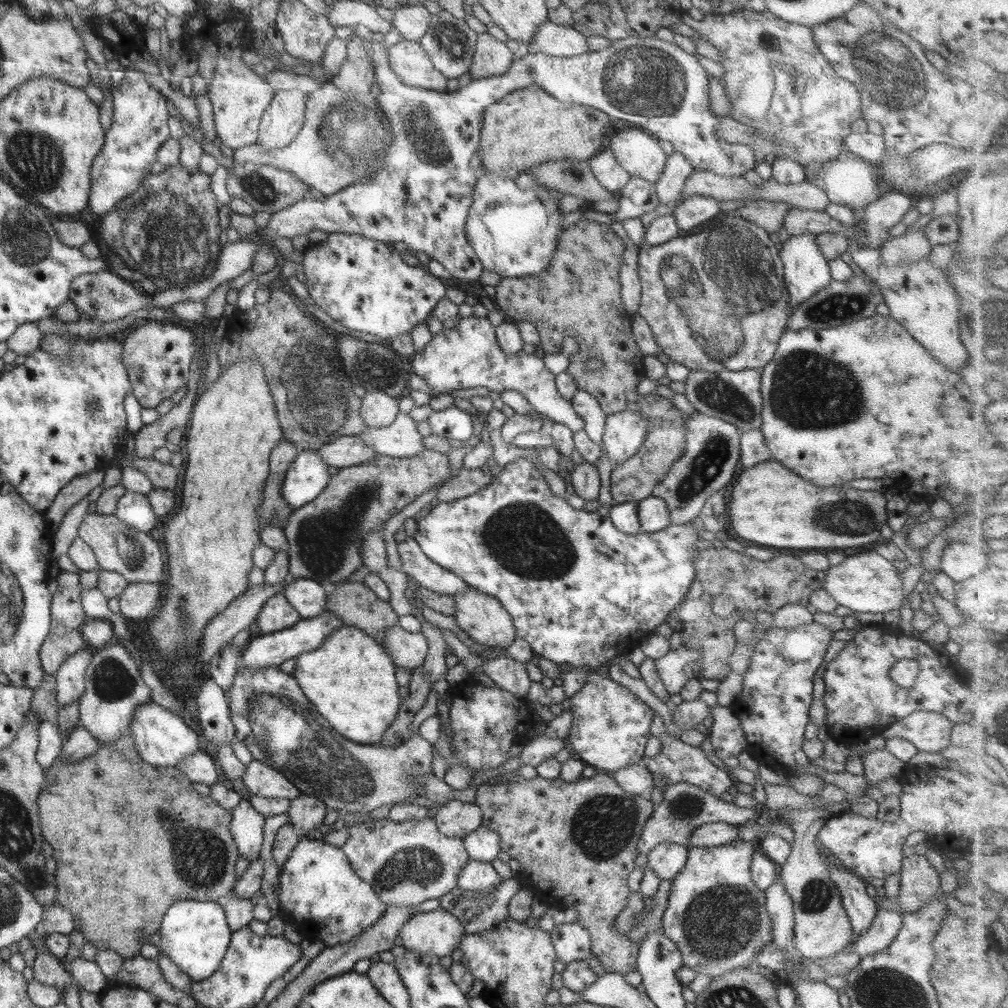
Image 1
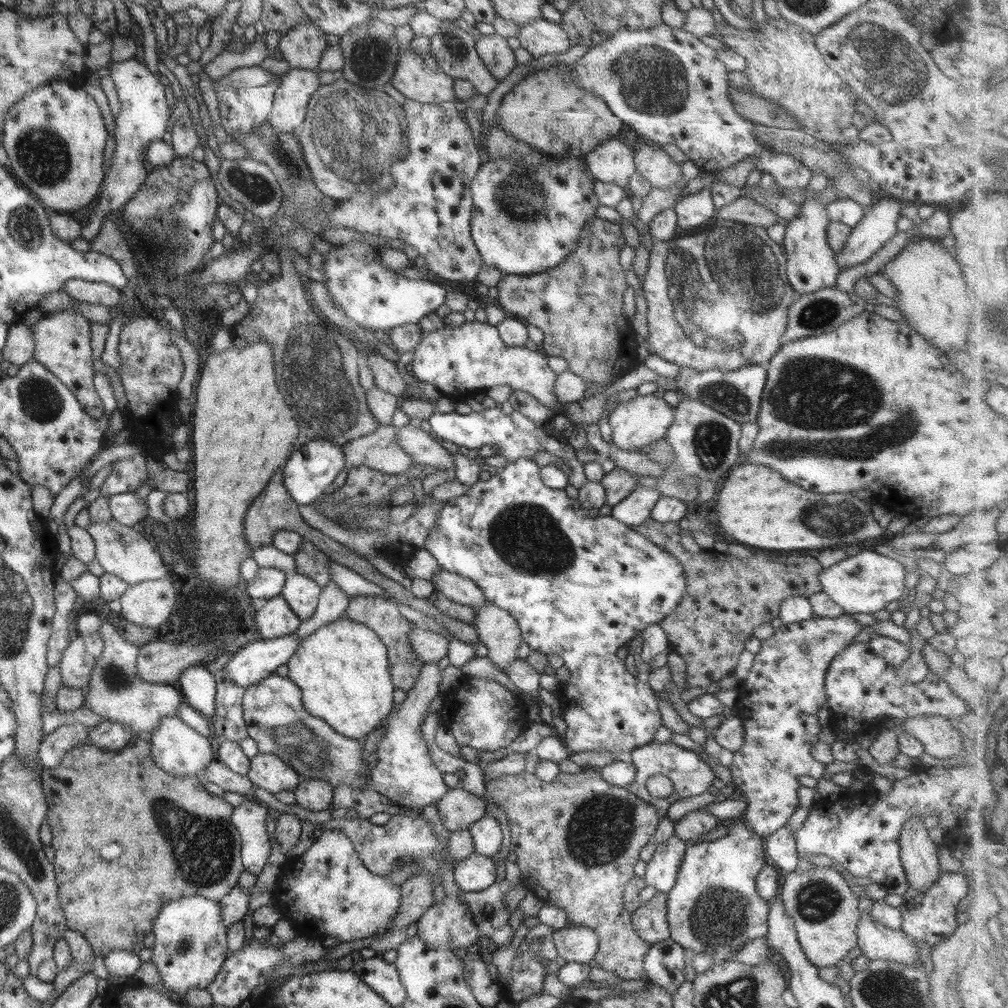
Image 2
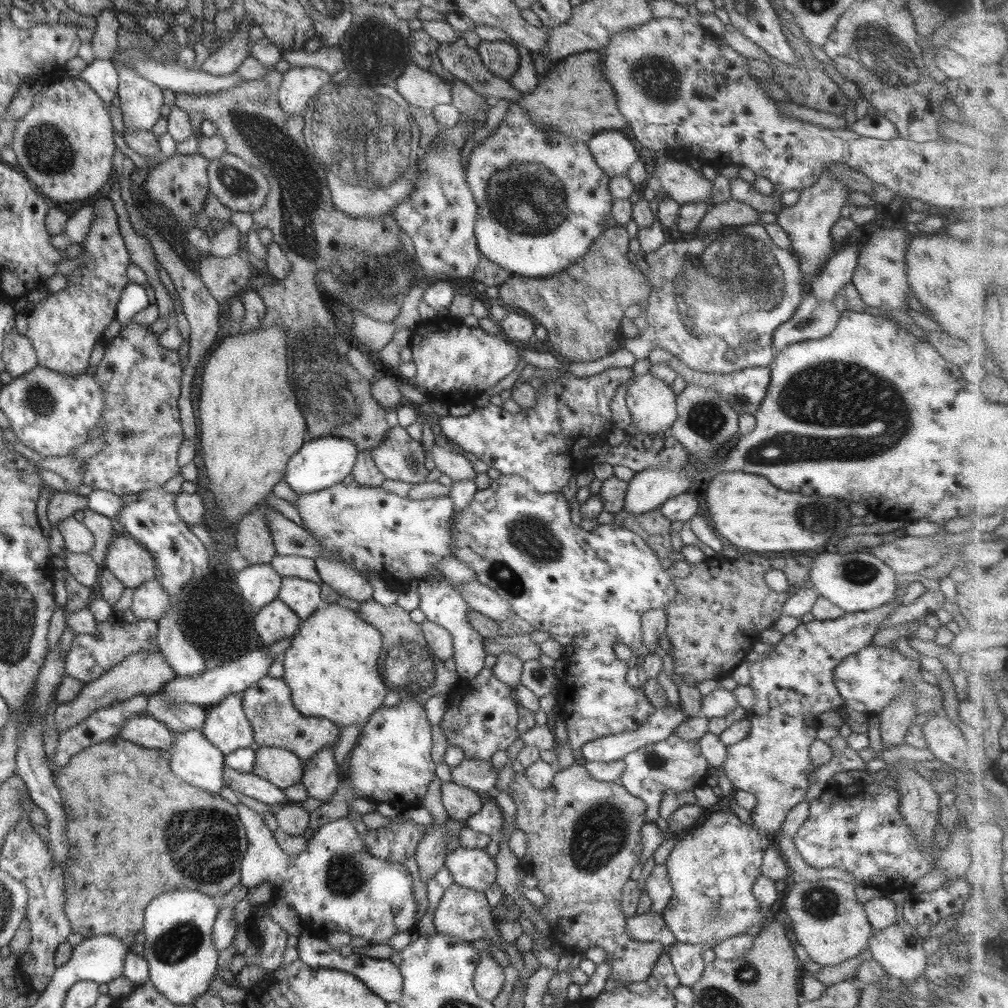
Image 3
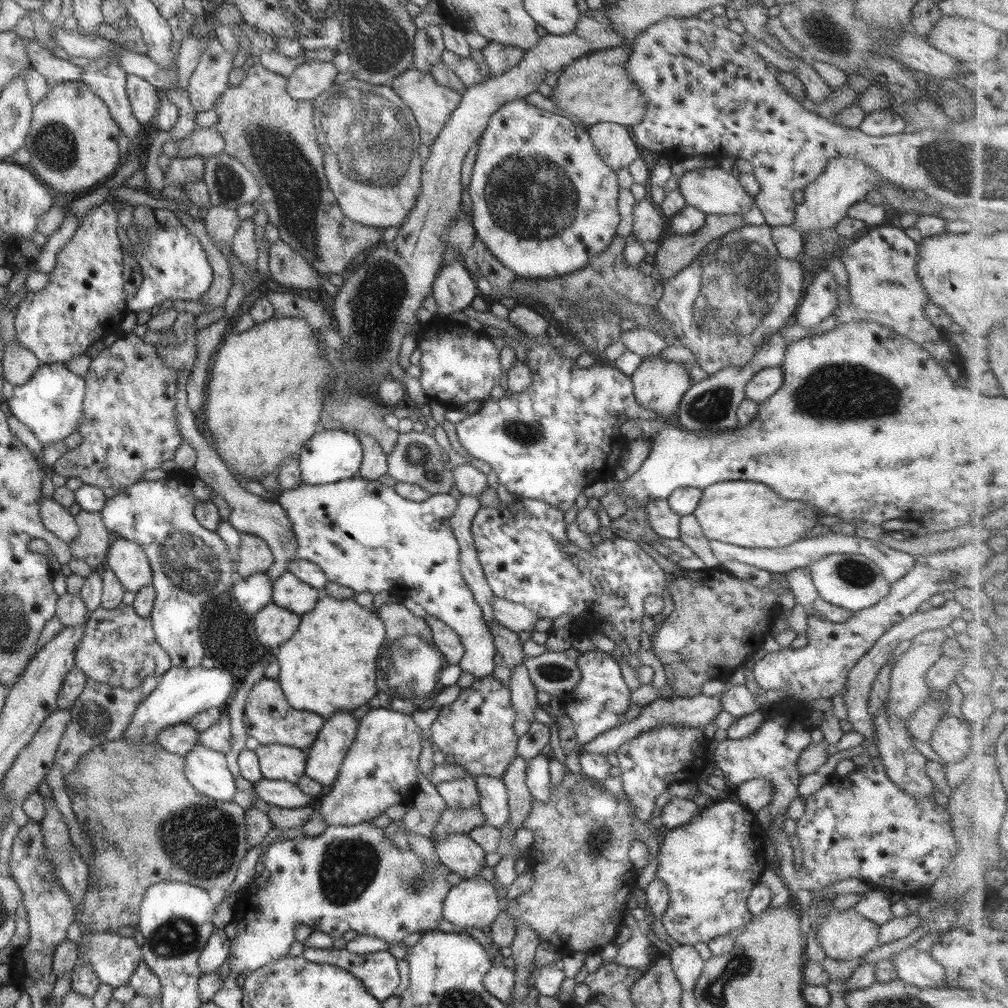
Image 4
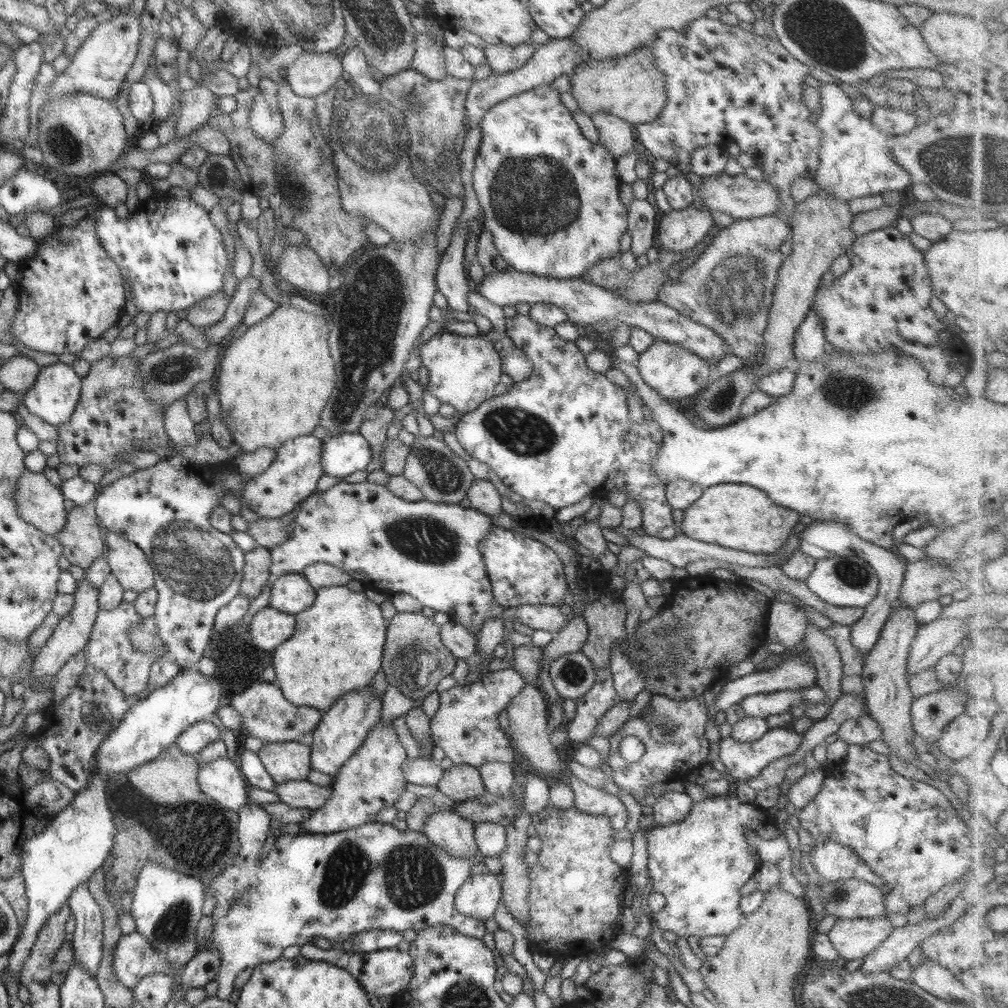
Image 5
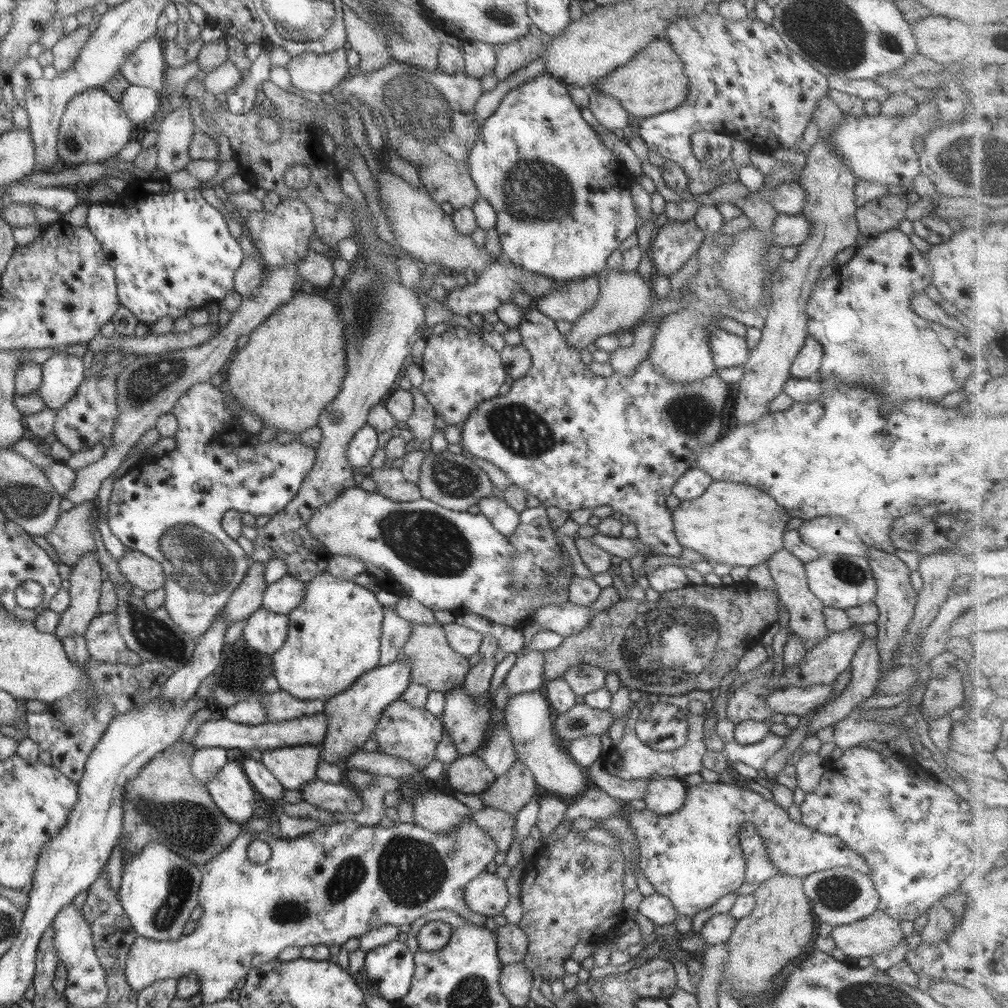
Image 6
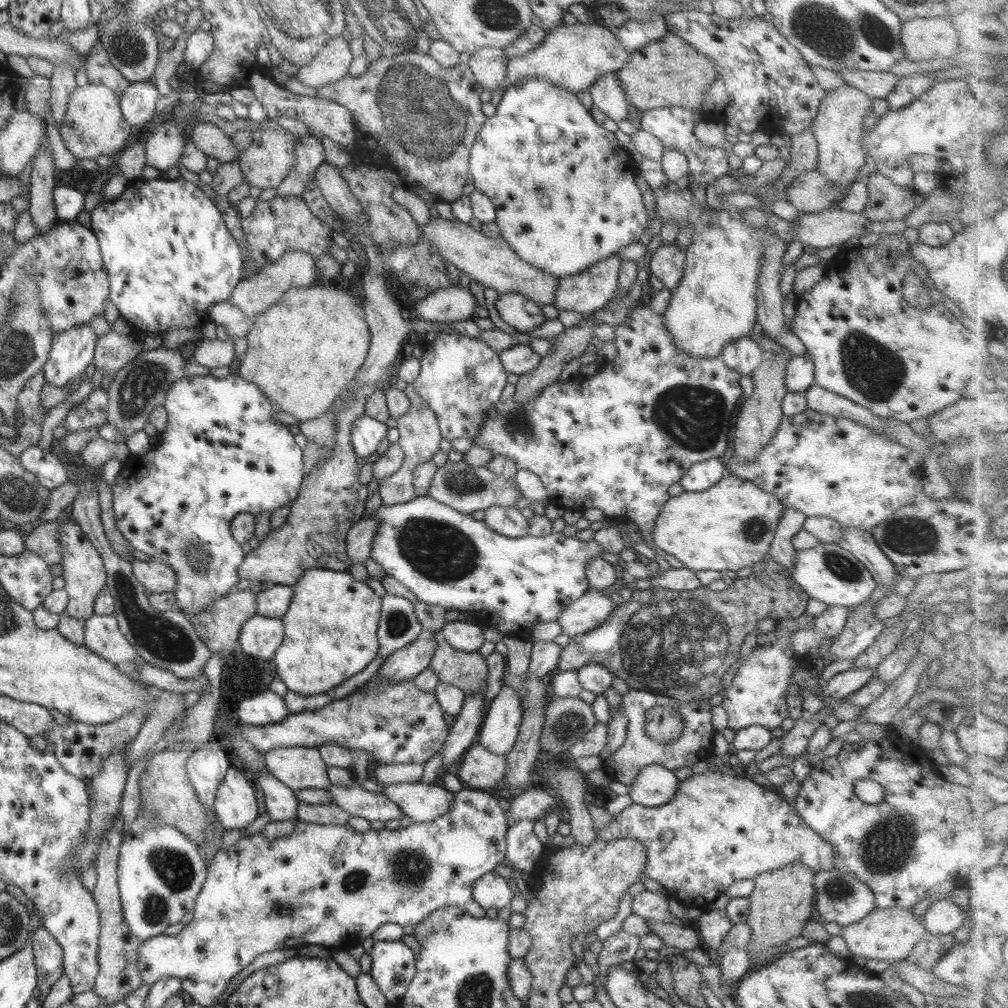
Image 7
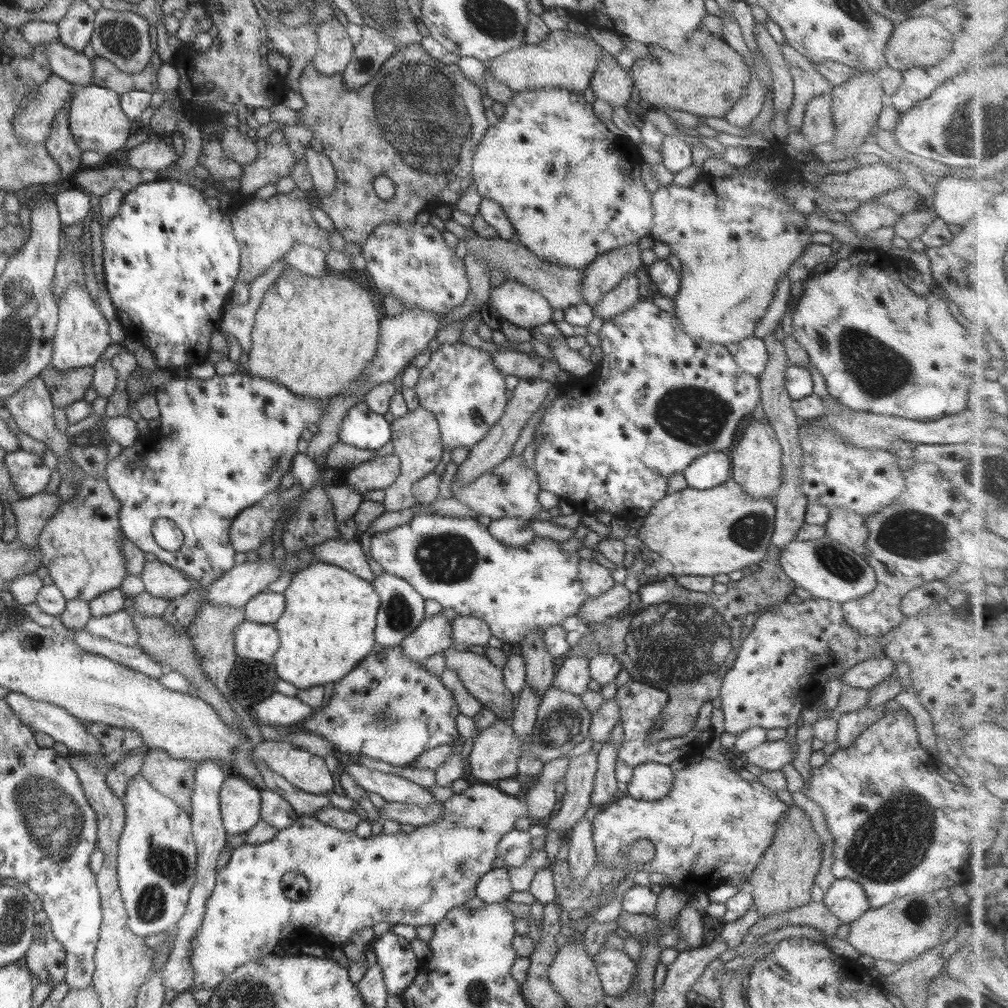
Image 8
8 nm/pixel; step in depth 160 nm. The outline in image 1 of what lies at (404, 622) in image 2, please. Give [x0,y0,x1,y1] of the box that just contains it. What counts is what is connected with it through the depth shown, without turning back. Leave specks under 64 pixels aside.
[325,582,399,644]

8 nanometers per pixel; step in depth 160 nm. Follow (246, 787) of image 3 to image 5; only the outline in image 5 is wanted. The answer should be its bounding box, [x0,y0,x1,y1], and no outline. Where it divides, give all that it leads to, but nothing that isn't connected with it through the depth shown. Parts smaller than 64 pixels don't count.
[273,780,330,811]

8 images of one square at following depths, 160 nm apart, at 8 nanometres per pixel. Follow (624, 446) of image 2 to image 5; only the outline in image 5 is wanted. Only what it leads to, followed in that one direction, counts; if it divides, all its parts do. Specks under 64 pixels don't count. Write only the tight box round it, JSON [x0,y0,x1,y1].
[638,338,714,403]

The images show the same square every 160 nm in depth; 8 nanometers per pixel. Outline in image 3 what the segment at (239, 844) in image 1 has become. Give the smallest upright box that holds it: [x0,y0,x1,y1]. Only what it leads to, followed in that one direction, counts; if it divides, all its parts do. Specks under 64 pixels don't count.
[236,803,416,945]

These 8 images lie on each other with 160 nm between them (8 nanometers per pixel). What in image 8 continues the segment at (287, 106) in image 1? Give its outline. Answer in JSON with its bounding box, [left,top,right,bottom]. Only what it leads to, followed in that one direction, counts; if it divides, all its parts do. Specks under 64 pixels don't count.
[313,17,355,76]

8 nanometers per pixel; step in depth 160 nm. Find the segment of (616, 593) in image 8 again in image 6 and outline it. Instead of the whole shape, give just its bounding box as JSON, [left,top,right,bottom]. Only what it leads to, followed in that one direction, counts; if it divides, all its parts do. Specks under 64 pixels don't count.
[533,602,594,637]

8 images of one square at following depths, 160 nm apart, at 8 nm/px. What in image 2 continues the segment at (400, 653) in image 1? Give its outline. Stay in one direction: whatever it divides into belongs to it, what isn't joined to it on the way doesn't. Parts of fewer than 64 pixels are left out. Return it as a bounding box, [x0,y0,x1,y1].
[407,627,449,663]

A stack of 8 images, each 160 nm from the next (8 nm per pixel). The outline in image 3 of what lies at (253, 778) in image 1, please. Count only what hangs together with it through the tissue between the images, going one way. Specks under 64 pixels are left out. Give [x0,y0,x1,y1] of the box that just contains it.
[251,746,303,789]

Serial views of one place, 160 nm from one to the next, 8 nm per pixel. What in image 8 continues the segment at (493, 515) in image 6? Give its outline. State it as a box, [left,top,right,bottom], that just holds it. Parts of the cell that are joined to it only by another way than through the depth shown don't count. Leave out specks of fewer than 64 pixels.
[487,517,535,547]

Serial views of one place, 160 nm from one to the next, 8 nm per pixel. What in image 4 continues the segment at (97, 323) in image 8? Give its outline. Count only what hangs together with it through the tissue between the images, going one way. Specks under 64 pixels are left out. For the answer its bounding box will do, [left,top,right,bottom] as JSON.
[6,365,86,446]

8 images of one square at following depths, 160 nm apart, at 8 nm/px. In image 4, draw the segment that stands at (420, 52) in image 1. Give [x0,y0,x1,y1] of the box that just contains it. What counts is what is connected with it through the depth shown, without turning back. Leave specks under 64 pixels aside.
[390,67,461,147]

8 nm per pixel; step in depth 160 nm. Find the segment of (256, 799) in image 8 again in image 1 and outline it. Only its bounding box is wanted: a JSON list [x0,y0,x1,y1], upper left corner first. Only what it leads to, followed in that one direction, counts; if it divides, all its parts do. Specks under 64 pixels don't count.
[129,702,203,767]

